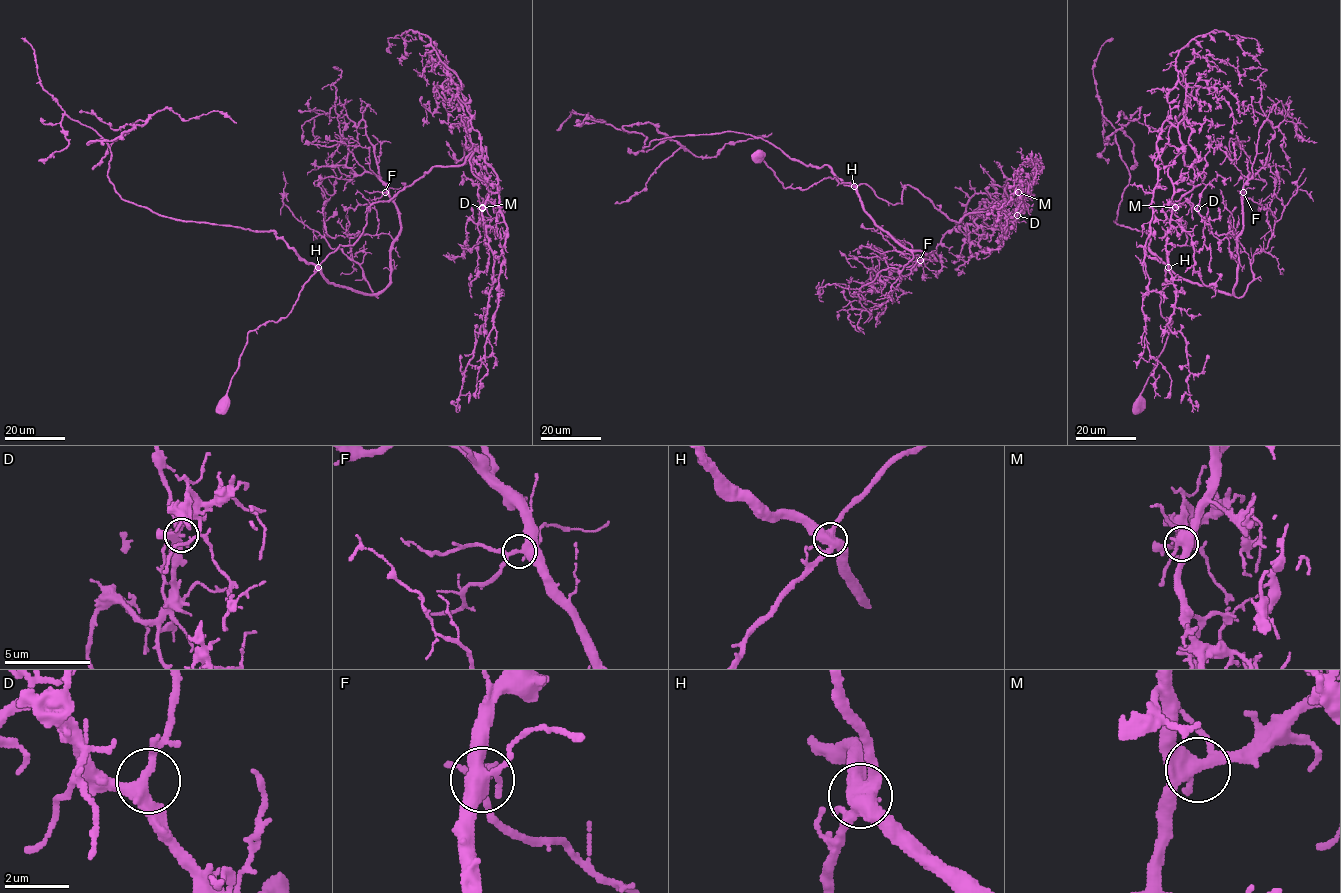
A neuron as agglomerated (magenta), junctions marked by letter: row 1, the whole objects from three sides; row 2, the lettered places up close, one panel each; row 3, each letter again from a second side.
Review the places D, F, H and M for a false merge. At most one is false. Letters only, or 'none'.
H

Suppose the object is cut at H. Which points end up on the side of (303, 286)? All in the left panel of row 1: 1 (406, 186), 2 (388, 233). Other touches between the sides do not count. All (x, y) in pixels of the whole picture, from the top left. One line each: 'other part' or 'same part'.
1: same part
2: other part

